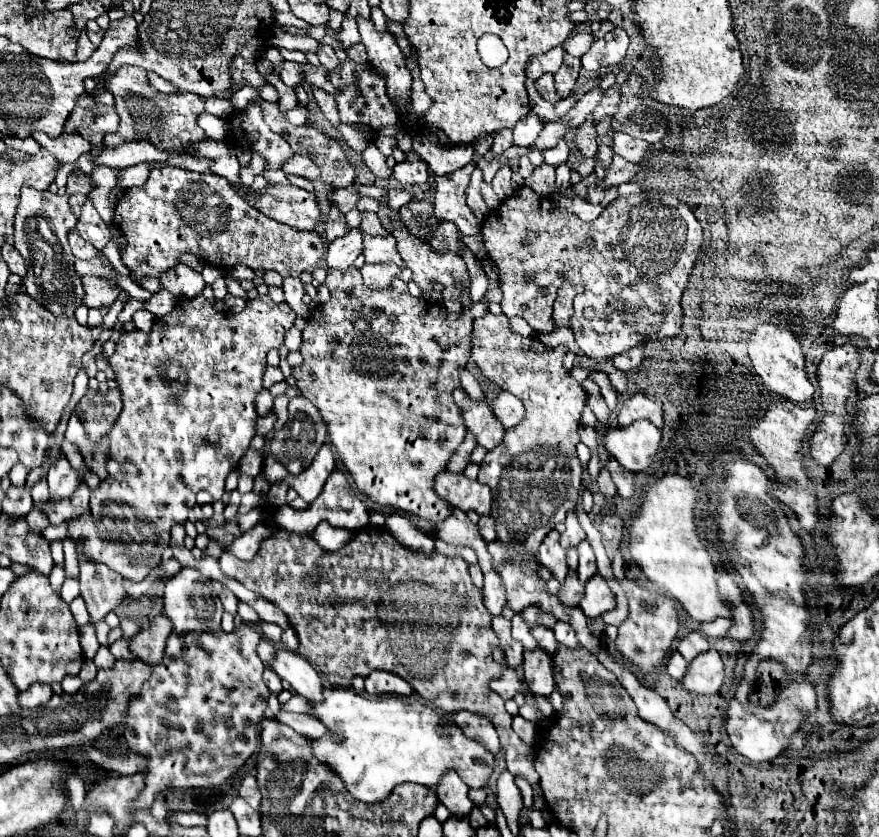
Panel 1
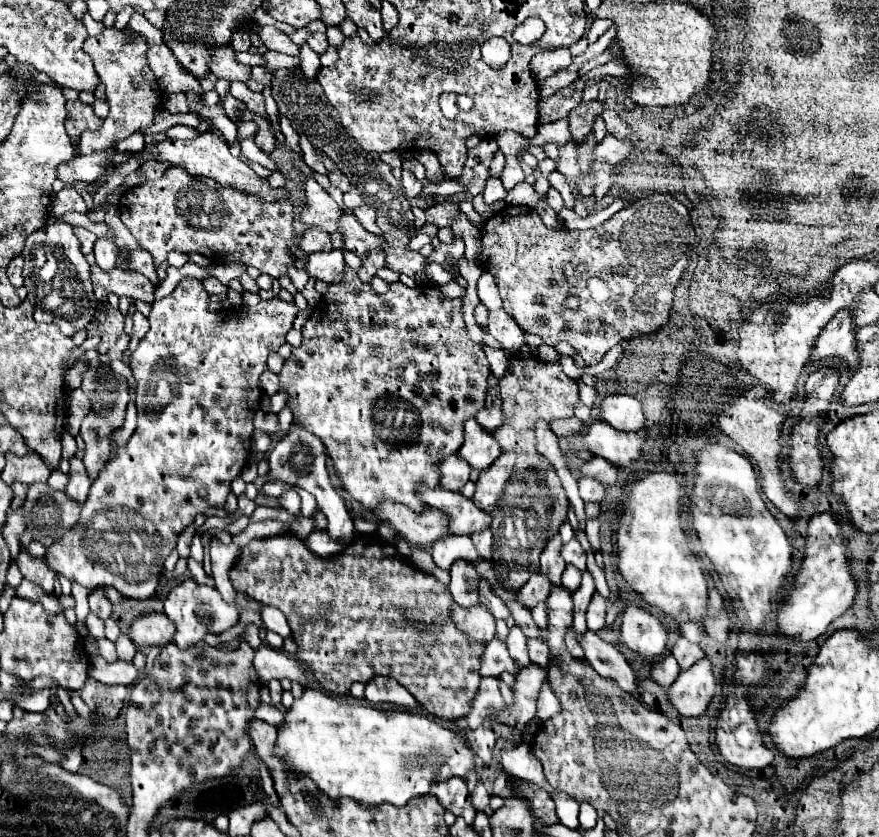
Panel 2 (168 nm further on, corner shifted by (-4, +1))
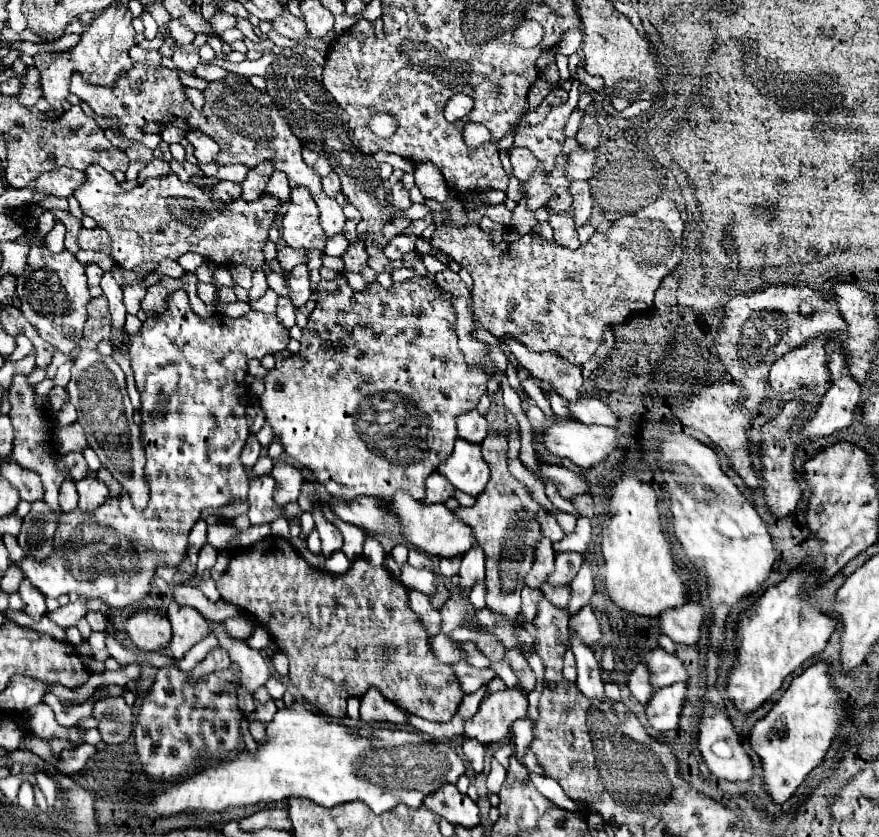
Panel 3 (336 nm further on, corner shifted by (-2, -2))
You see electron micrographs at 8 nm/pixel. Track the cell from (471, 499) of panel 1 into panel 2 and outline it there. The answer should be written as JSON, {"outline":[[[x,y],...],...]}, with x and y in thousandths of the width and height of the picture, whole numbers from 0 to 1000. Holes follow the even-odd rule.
{"outline":[[[474,581],[474,593],[486,607],[497,607],[511,619],[513,640],[536,640],[559,628],[556,614],[545,609],[538,597],[527,595],[522,588],[511,588],[502,581],[486,583]]]}

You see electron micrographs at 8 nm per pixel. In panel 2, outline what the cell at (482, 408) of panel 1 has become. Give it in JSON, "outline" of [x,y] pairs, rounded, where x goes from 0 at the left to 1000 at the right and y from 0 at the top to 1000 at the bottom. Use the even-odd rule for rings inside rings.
{"outline":[[[540,499],[529,504],[529,528],[522,535],[520,545],[524,545],[536,559],[549,564],[554,562],[563,547],[570,542],[570,533],[565,530],[565,526],[549,514]]]}

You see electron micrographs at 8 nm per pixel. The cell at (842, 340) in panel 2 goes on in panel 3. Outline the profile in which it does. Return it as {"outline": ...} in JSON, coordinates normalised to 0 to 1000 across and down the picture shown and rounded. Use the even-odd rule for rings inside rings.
{"outline":[[[936,398],[886,427],[875,443],[877,462],[884,470],[893,470],[909,460],[918,460],[929,472],[936,472],[945,460],[945,446],[941,438],[945,407],[948,405]]]}

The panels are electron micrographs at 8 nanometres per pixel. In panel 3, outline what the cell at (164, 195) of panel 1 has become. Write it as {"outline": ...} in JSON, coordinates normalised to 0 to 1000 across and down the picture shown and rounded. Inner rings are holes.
{"outline":[[[104,197],[98,203],[97,219],[85,228],[85,238],[90,240],[92,250],[97,257],[106,259],[113,271],[124,276],[126,288],[129,288],[129,309],[133,317],[142,321],[156,324],[158,332],[163,332],[181,319],[183,309],[204,309],[208,302],[220,300],[231,305],[238,314],[251,314],[251,317],[270,317],[276,314],[283,321],[292,324],[301,319],[301,307],[299,307],[299,295],[304,290],[306,274],[311,271],[315,254],[322,245],[320,238],[299,231],[290,240],[279,240],[276,235],[265,235],[249,247],[245,247],[240,233],[242,226],[238,223],[226,223],[220,219],[208,219],[199,207],[192,207],[190,211],[168,214],[163,221],[157,221],[149,228],[140,228],[133,219],[133,214],[119,204],[113,197]]]}

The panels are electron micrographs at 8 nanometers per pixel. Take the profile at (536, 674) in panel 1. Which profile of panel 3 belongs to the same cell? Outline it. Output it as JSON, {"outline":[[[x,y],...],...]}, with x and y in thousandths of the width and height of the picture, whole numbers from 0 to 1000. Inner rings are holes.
{"outline":[[[577,821],[572,826],[554,828],[545,849],[531,861],[529,881],[540,881],[547,888],[572,885],[579,878],[584,861],[600,857],[602,838],[600,826],[593,821]]]}

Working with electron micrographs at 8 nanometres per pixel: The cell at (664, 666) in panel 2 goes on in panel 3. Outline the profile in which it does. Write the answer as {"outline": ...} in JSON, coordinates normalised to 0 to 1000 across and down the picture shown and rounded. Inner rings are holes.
{"outline":[[[727,792],[720,804],[716,806],[716,826],[718,830],[729,838],[729,840],[736,840],[741,835],[741,830],[745,828],[745,821],[741,818],[741,802],[734,792]]]}

